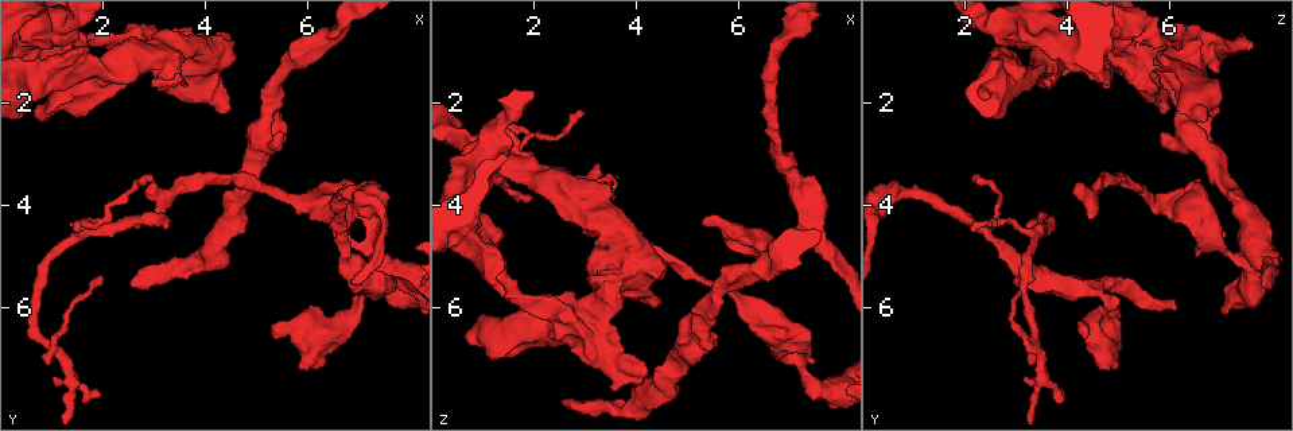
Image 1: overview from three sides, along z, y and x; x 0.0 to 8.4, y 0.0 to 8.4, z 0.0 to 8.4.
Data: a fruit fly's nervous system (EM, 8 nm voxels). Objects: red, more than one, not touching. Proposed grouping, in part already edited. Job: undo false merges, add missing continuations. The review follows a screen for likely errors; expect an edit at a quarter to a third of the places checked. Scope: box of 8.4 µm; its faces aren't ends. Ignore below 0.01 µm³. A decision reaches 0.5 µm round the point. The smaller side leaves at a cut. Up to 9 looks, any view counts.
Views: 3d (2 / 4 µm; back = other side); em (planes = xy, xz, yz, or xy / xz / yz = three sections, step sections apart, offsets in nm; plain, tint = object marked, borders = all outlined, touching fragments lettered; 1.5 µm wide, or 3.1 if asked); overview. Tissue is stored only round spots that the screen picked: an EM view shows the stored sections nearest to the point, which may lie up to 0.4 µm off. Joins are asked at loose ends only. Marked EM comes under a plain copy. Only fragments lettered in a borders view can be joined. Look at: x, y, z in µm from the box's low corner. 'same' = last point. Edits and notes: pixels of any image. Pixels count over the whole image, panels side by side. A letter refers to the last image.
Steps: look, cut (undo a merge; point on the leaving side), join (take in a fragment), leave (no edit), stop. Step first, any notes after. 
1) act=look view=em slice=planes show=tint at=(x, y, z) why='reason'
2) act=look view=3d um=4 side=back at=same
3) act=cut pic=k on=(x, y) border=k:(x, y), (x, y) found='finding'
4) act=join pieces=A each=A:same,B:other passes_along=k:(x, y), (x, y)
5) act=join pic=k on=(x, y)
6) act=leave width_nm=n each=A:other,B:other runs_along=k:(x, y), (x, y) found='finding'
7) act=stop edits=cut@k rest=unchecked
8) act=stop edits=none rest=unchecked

act=look view=em slice=xy step=8 show=borders at=(1.45, 4.50, 2.15) why='thin end'

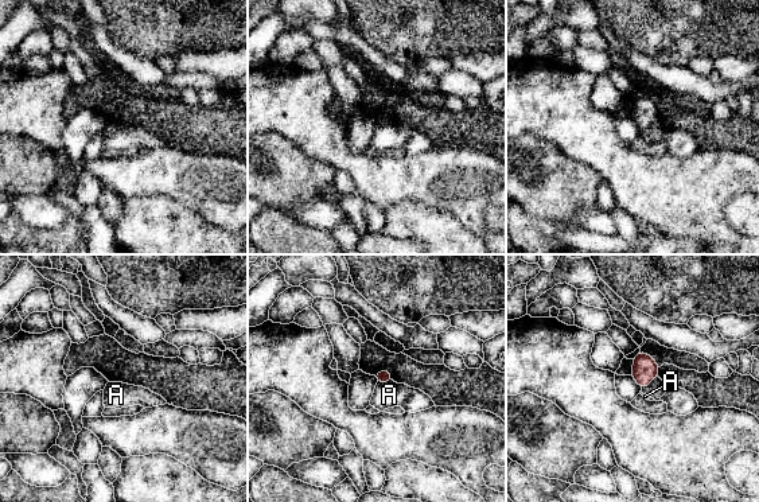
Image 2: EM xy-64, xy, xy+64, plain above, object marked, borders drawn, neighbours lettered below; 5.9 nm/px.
act=look view=em slice=planes show=borders at=same

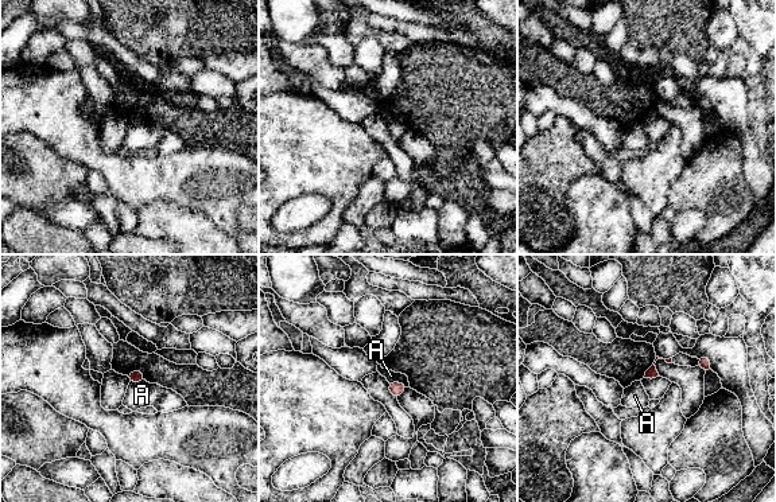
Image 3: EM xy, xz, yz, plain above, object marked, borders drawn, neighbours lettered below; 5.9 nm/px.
act=leave each=A:other border=3:(388, 381), (402, 381), (408, 386) found='no lettered fragment goes on from it'

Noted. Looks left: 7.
act=look view=em slice=planes show=borders at=(0.75, 2.35, 6.65) why='thick end'

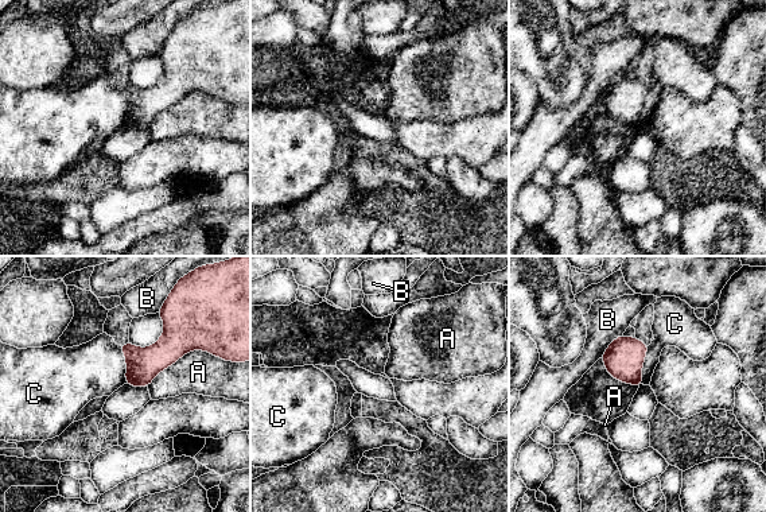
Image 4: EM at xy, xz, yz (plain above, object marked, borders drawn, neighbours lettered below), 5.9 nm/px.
act=leave each=A:other,B:other,C:other border=4:(649, 345), (642, 367), (642, 384) found='none of them fits'

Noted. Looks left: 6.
act=look view=em slice=planes show=borders at=(2.60, 5.50, 7.85) why='free end'

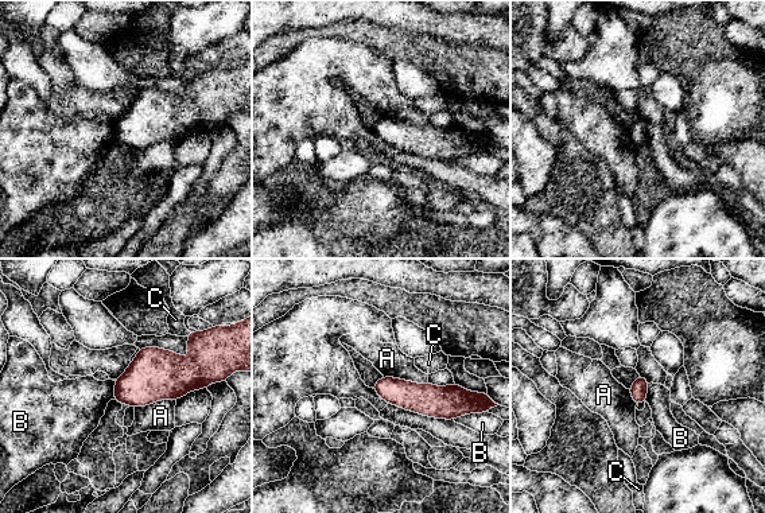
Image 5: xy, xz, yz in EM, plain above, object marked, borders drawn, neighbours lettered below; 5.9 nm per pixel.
act=leave each=A:other,B:other,C:other found='no lettered fragment goes on from it'

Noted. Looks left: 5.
act=look view=em slice=planes show=borders at=(4.05, 1.80, 5.75) why='abrupt turn'

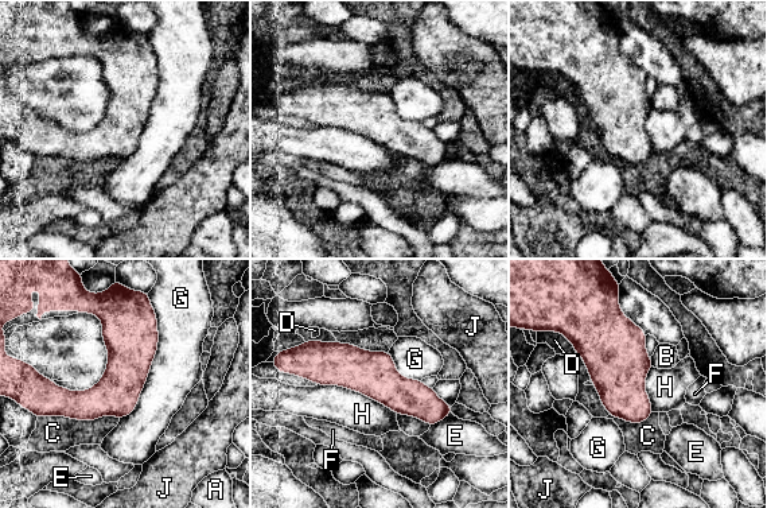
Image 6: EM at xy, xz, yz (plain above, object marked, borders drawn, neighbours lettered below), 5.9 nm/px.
act=leave width_nm=260 each=A:other,B:other,C:other,D:other,E:other,F:other,G:other,H:other,J:other runs_along=6:(302, 372), (369, 372), (448, 410) found='one neuron here'

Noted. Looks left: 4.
act=stop edits=none rest=unchecked

